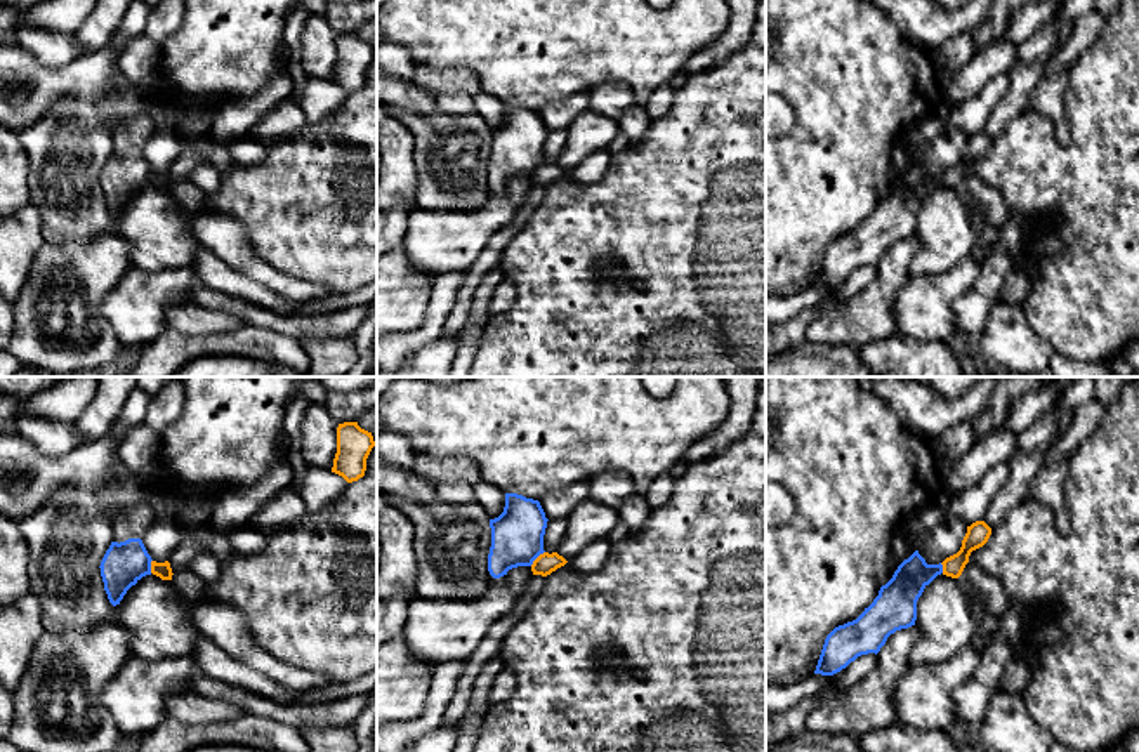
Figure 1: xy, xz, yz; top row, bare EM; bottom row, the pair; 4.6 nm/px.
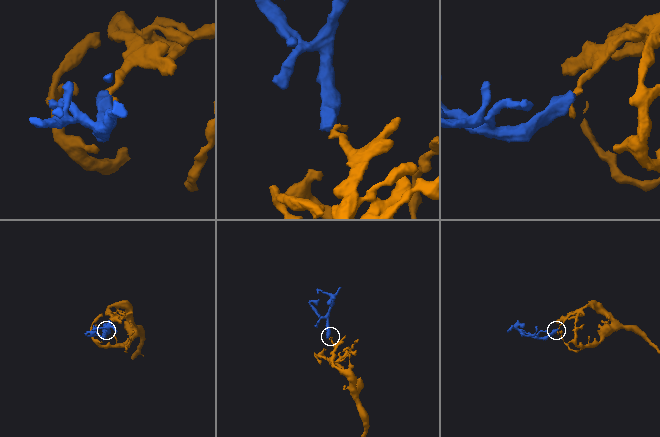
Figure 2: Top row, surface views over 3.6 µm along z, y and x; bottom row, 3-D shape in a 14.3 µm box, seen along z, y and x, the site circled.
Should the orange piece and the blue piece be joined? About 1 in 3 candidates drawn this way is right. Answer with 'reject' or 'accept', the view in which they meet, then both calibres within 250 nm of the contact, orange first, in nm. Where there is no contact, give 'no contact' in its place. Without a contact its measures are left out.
reject; contact in xz; calibres 100 and 240 nm

